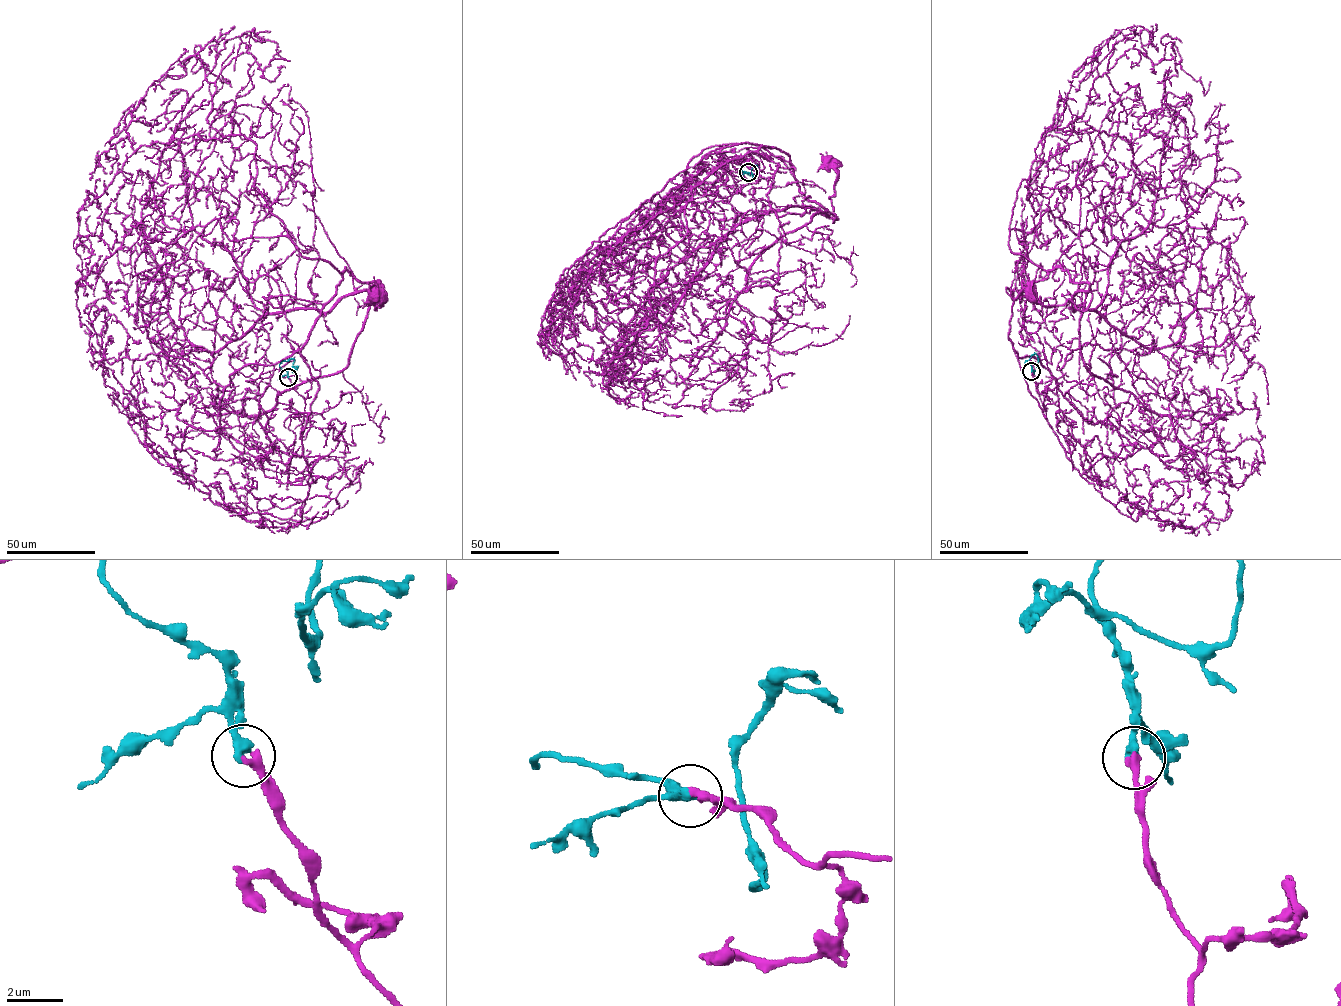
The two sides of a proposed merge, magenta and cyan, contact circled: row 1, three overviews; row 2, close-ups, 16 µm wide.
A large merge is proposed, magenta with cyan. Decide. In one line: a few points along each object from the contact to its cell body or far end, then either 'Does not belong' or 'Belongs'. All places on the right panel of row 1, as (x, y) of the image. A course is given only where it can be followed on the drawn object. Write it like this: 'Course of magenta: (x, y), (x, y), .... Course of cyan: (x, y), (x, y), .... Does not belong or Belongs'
Course of magenta: (1031, 372), (1045, 417), (1008, 338), (1018, 293), (1060, 267), (1092, 294), (1083, 311), (1030, 293). Course of cyan: (1031, 372), (1029, 358), (1035, 353), (1038, 359), (1037, 364), (1028, 360). Belongs

